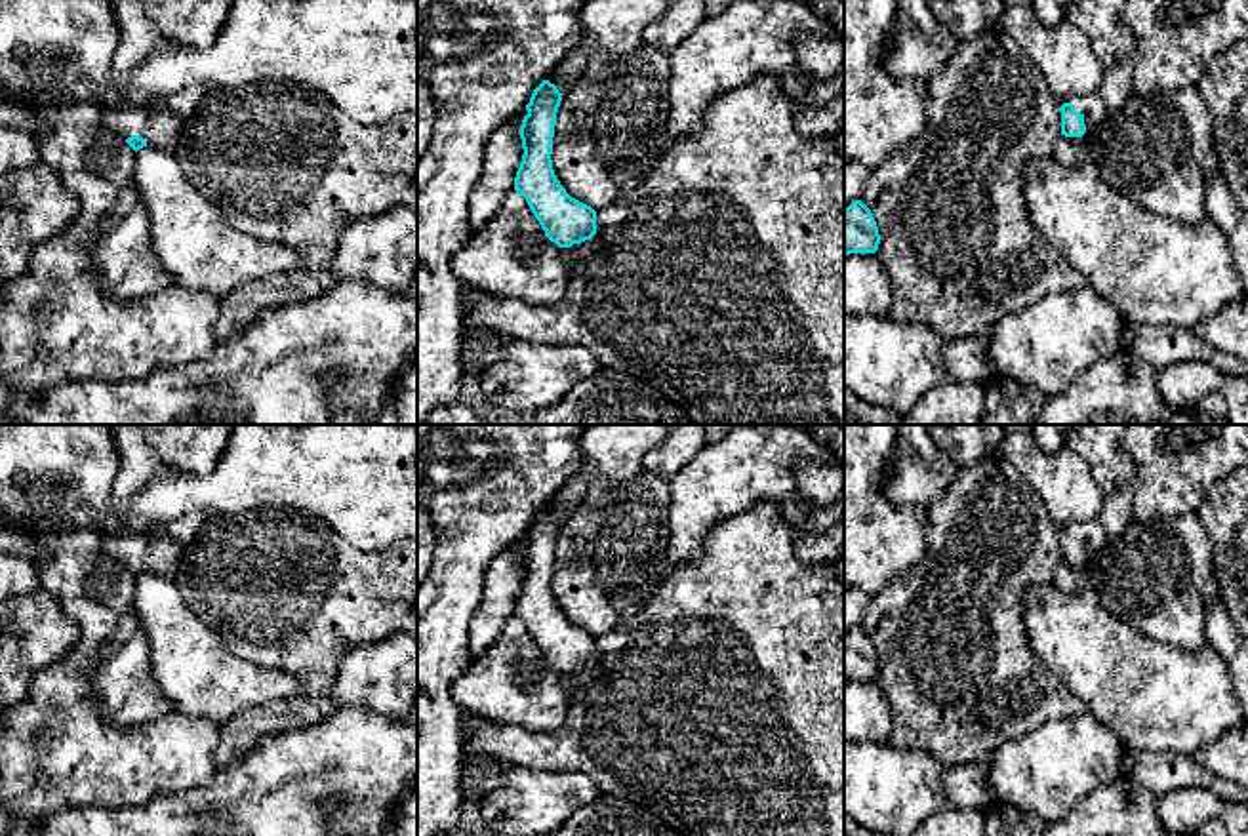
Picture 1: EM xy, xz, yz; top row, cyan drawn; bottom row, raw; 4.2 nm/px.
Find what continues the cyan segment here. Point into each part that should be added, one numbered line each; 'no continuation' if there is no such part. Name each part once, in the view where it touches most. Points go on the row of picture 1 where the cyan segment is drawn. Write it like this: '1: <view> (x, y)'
1: yz (1113, 44)

